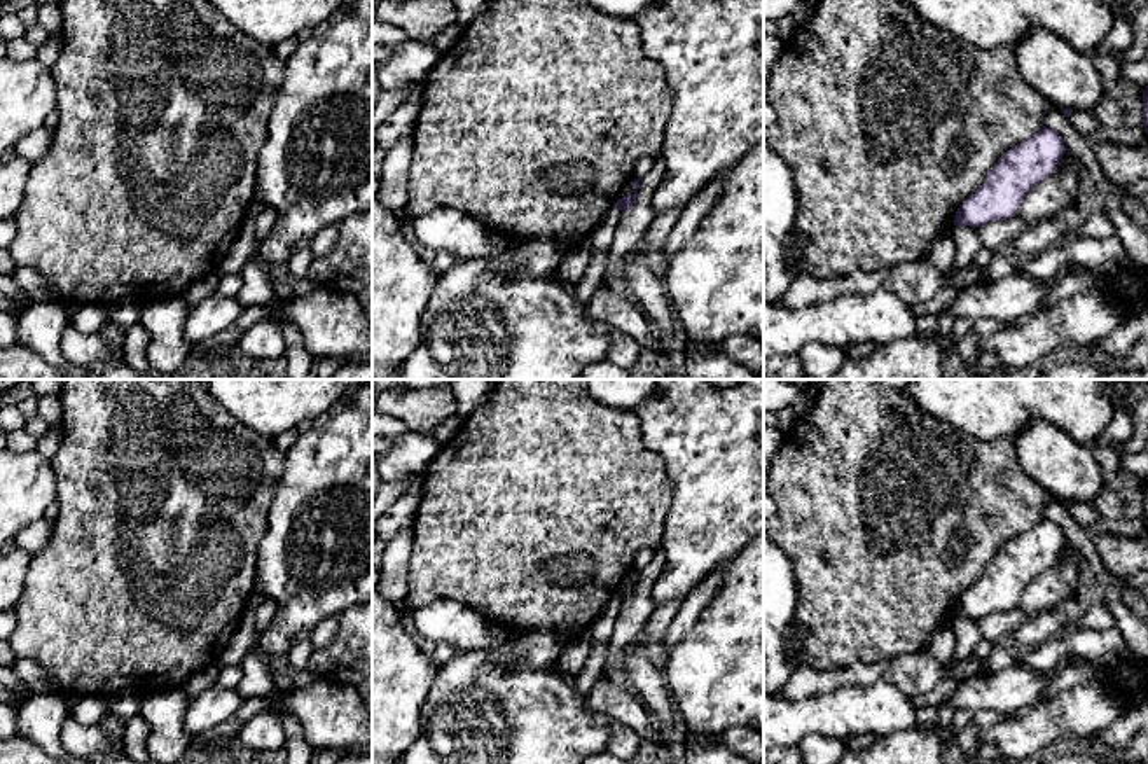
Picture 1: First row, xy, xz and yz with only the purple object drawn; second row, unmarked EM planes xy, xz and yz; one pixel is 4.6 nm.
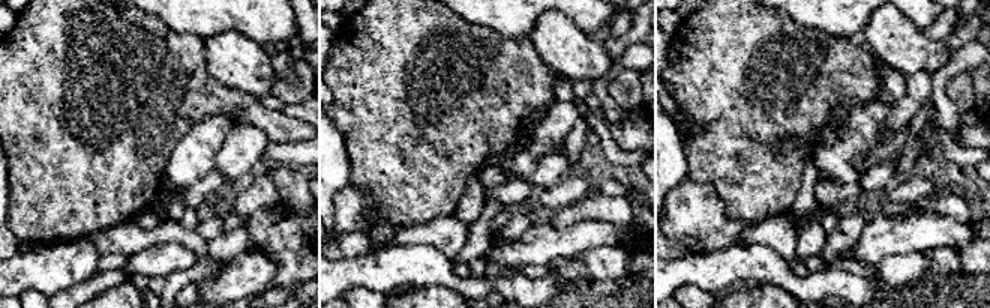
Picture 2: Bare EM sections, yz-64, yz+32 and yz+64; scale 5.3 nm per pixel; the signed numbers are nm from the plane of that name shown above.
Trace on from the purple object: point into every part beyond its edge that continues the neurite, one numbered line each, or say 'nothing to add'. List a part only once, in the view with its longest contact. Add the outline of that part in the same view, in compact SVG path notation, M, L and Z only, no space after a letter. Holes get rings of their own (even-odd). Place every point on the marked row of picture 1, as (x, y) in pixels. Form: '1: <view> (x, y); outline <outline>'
nothing to add

